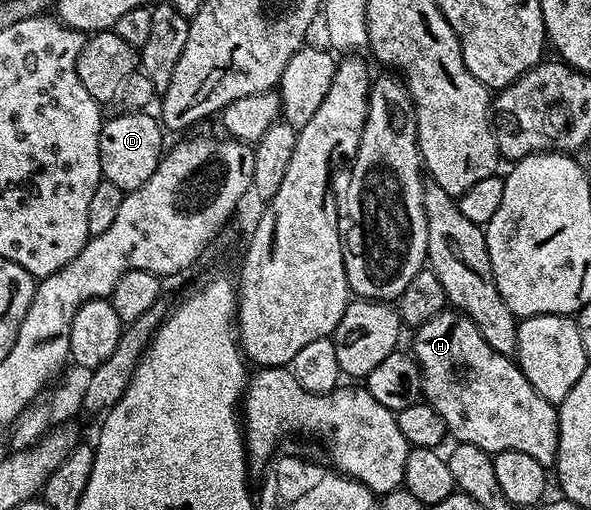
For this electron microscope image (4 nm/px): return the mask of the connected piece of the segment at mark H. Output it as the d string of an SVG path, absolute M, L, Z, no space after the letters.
M447 307L416 328L413 335L413 356L423 374L422 396L435 408L437 415L441 415L448 434L456 437L456 442L481 447L492 455L501 451L521 451L525 455L533 455L533 459L544 467L554 466L559 450L558 408L533 391L529 379L525 379L518 364L508 354L493 351L493 347L485 343L473 319Z

